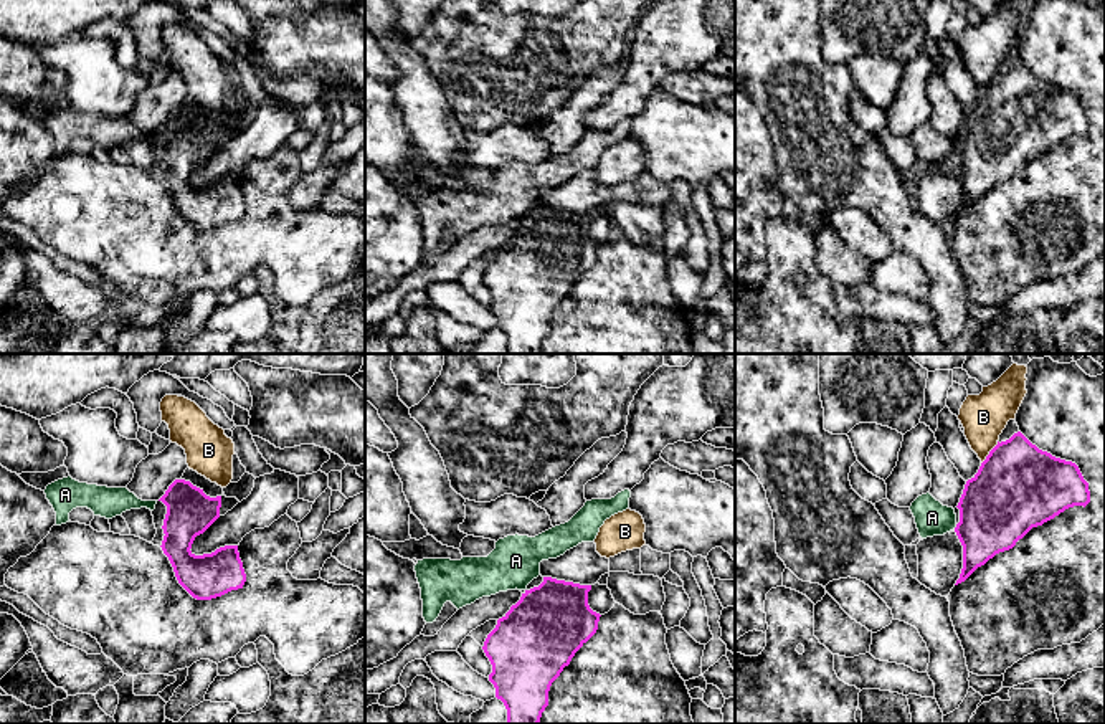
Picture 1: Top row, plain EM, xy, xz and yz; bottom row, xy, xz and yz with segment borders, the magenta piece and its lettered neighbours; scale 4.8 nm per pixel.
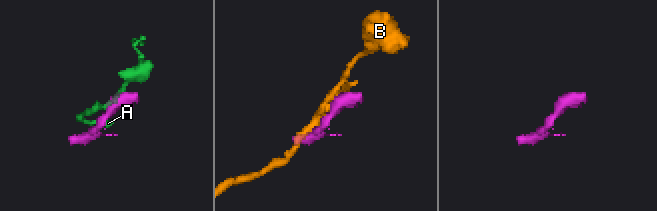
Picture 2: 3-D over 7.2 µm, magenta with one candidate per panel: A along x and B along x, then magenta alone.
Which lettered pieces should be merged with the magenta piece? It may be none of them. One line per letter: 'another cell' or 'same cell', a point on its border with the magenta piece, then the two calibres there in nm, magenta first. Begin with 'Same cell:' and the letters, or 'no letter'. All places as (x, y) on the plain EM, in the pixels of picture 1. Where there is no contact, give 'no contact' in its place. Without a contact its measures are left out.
Same cell: no letter
A: another cell; meets magenta in yz at (957, 156); 380 nm thick on the magenta side, 170 nm on the other
B: another cell; meets magenta in yz at (990, 83); 420 nm thick on the magenta side, 220 nm on the other

